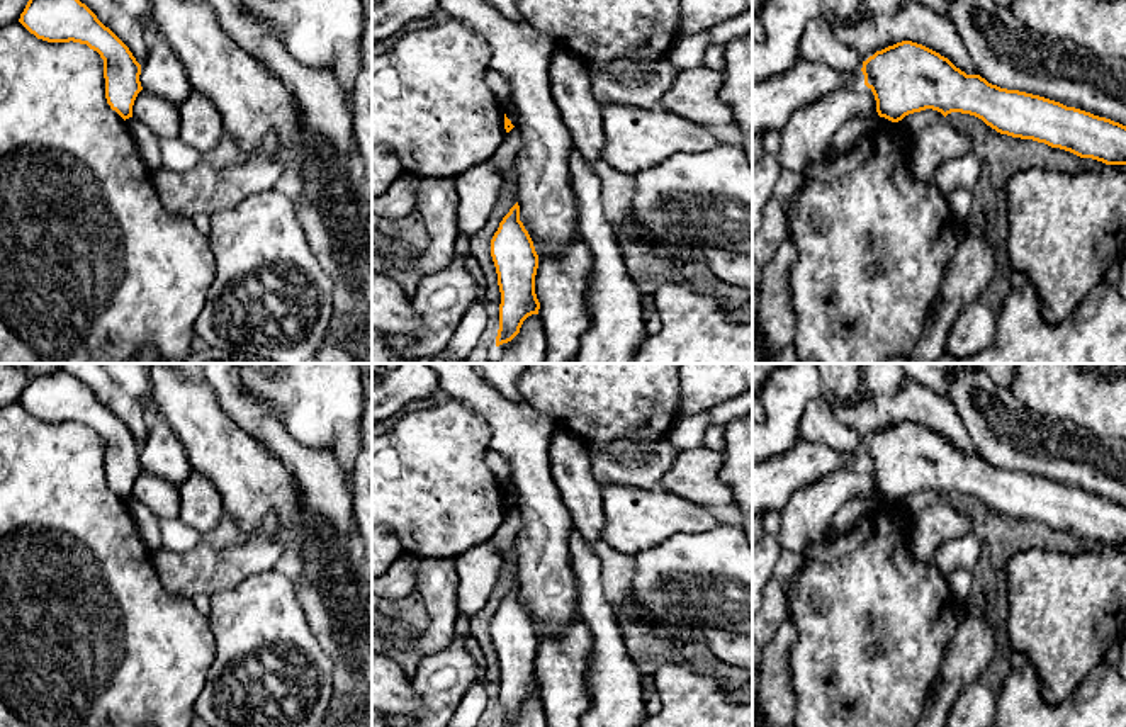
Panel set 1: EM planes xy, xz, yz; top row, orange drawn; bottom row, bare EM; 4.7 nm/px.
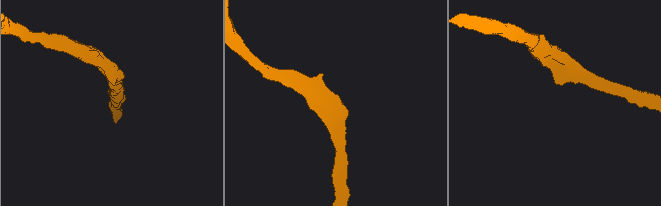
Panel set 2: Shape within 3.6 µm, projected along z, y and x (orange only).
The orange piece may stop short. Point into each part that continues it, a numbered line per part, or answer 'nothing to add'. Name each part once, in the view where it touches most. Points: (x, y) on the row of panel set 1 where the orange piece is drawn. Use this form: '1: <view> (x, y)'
nothing to add

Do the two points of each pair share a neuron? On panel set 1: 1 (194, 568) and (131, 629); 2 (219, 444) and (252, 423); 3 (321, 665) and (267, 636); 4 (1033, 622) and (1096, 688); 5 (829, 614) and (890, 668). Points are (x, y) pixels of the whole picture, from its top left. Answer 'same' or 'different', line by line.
1: different
2: different
3: same
4: different
5: same

